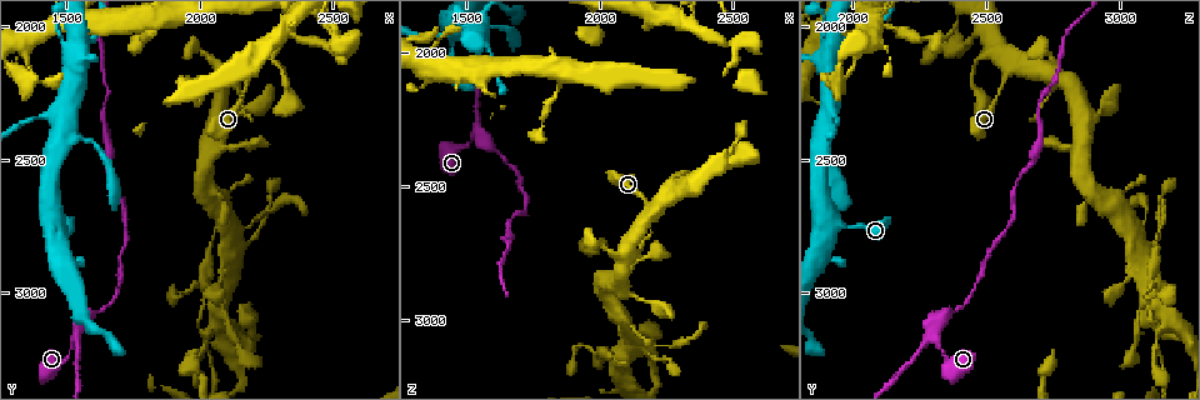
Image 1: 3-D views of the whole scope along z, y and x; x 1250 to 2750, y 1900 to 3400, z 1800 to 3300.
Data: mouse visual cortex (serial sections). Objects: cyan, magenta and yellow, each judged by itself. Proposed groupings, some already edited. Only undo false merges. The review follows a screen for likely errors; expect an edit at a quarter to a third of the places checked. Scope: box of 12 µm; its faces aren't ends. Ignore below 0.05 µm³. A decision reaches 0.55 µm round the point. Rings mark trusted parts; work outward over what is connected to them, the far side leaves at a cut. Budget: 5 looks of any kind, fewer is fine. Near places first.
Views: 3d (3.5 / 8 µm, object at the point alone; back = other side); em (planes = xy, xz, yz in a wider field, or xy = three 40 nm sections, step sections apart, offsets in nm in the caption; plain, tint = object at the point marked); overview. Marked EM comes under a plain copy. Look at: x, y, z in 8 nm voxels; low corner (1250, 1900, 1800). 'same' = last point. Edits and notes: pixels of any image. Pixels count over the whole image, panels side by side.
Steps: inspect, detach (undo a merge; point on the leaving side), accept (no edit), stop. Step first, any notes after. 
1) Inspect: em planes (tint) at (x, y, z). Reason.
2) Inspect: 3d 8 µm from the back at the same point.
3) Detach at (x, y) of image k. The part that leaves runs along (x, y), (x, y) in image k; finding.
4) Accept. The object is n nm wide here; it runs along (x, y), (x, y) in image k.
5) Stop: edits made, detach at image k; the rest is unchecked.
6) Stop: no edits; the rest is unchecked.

Inspect: 3d 3.5 µm at (1530, 3160, 2310). Sharp bend.

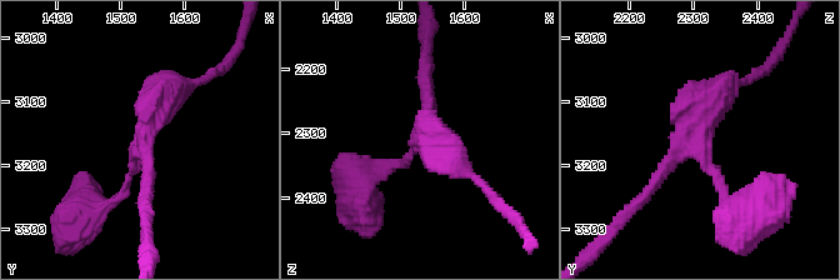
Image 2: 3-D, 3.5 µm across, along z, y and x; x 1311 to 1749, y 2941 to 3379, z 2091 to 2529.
Inspect: em xy step 1 (tint) at (1530, 3170, 2315). 3 arms meet here; the arms are 150, 200, 450 nm wide.

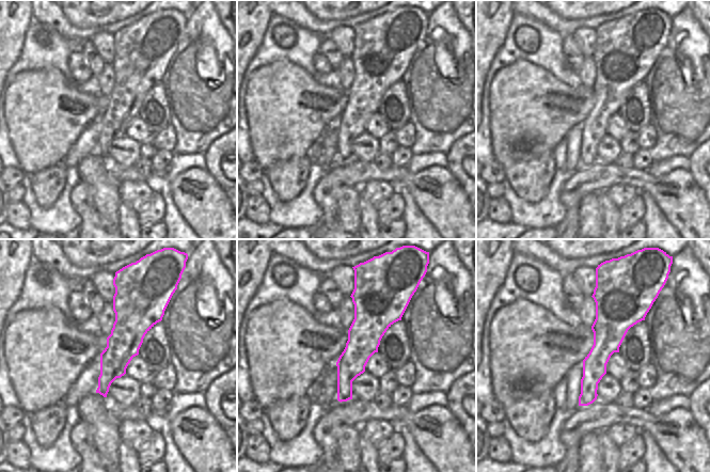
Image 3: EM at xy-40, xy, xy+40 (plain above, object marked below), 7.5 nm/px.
Accept. The object is 260 nm wide here; it runs along (100, 210), (124, 191), (154, 106), (185, 88) in image 2; one cell here.

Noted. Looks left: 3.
Inspect: 3d 3.5 µm at (1590, 2050, 2010). Calibre changes.

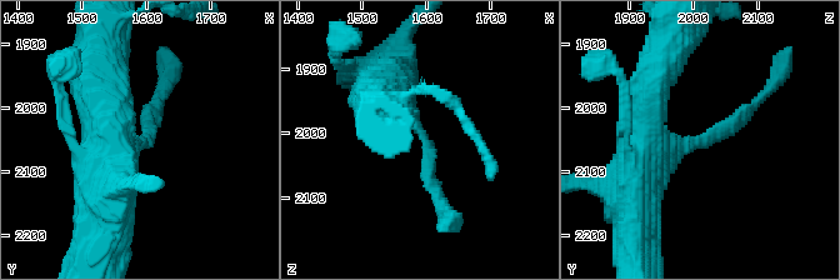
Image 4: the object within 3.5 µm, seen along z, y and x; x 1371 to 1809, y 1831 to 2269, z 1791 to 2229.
Inspect: em xy step 1 (tint) at (1595, 2055, 2005). The arms are 200, 600 nm wide.

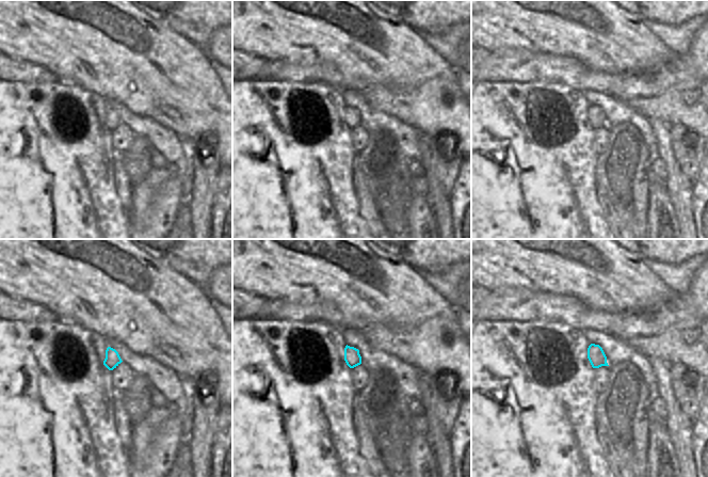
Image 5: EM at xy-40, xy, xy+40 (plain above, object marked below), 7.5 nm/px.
Accept. Continuous, no second cell.

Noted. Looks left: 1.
Stop: no edits; the rest is unchecked.

